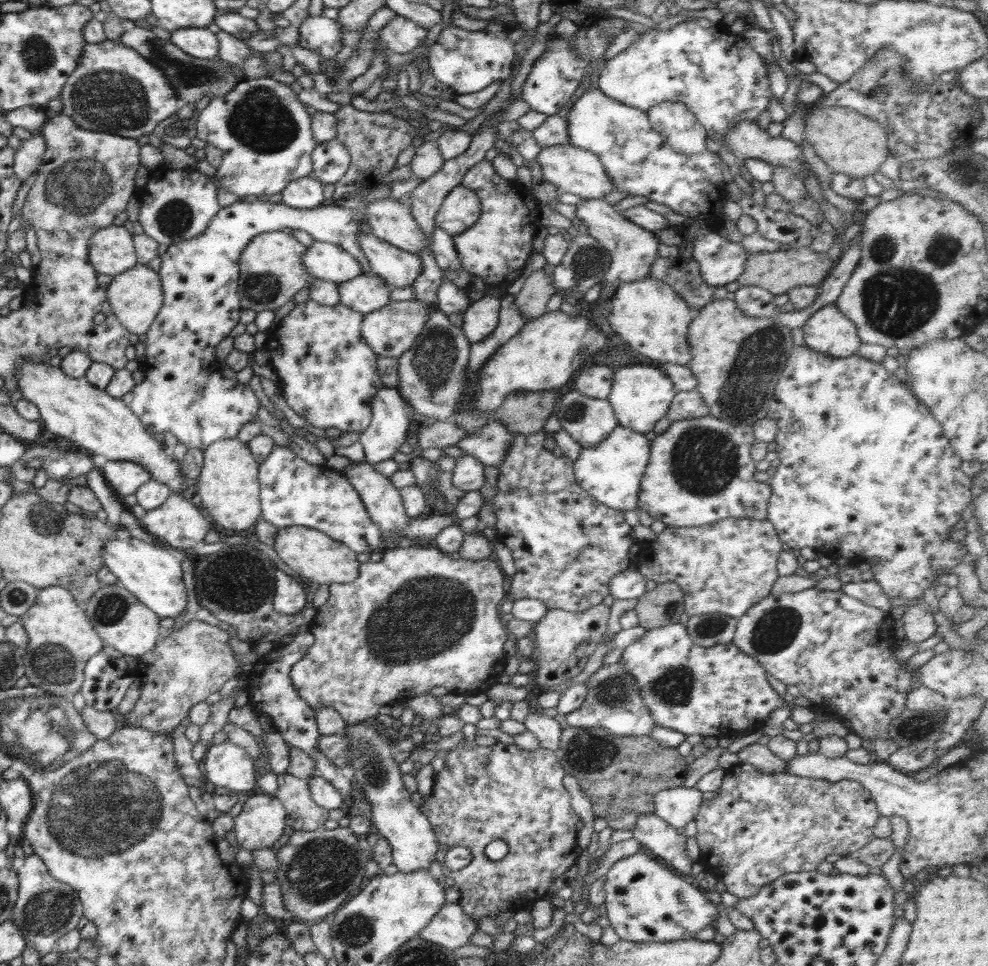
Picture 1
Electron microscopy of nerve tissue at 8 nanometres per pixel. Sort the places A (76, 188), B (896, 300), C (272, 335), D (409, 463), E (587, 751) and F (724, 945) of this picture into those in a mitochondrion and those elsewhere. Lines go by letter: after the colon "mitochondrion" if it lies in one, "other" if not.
A: mitochondrion
B: mitochondrion
C: other
D: other
E: mitochondrion
F: other

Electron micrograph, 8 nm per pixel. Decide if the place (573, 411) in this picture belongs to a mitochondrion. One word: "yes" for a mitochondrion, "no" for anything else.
yes

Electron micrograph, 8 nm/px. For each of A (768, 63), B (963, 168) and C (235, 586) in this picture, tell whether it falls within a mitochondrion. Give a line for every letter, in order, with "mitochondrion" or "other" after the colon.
A: other
B: mitochondrion
C: mitochondrion

